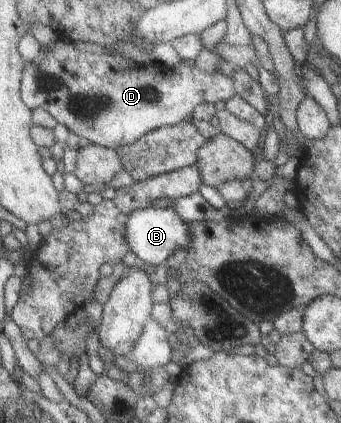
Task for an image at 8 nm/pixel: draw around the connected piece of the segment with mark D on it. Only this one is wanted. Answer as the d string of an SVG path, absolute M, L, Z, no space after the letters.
M67 41L49 46L51 49L46 53L44 60L35 57L30 63L25 64L19 83L20 102L30 111L44 110L57 124L74 133L81 142L93 143L108 149L132 144L150 130L189 119L192 110L198 104L214 104L217 101L226 101L234 95L232 80L228 76L201 72L183 62L179 62L173 68L166 68L153 60L144 64L134 64L117 54L80 52Z

